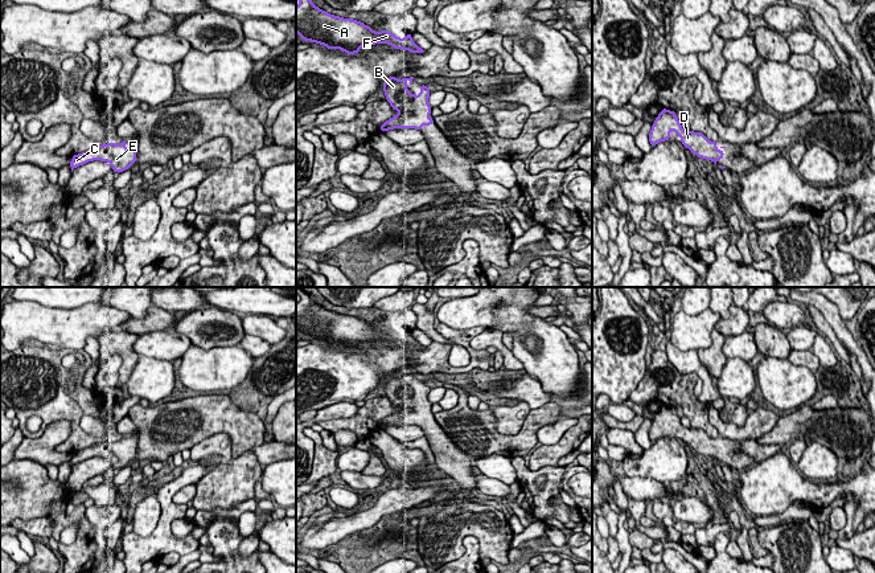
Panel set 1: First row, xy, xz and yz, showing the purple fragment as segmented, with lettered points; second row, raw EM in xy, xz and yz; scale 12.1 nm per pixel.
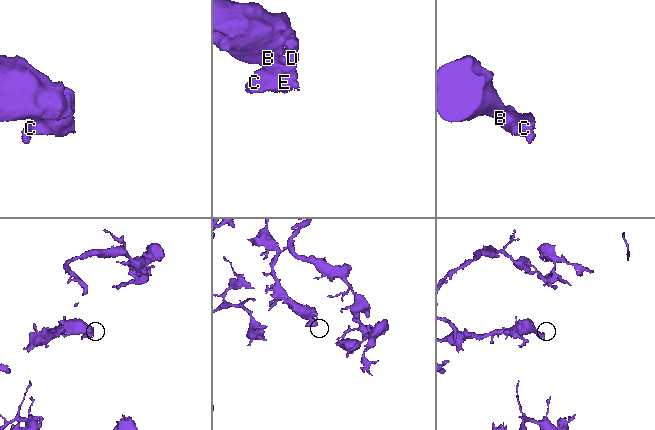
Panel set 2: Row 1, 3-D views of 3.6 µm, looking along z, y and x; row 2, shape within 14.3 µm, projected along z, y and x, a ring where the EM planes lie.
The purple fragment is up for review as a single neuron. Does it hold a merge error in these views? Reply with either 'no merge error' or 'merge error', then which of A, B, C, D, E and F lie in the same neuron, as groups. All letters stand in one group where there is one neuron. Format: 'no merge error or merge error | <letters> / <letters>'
no merge error | A B C D E F

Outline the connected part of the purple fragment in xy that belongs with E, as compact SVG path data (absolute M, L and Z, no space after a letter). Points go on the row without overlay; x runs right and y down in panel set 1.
M126 437L119 441L107 439L103 442L98 442L90 447L74 451L69 462L73 468L73 466L79 462L83 462L93 457L100 457L100 458L108 458L114 464L112 466L114 470L115 468L120 470L132 463L136 458L137 443L131 443L130 447L127 447L126 445L127 445Z

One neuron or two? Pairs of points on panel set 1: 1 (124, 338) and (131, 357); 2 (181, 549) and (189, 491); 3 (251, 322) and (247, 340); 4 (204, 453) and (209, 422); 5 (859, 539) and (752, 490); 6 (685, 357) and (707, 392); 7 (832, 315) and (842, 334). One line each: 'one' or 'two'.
1: one
2: two
3: two
4: two
5: two
6: one
7: one

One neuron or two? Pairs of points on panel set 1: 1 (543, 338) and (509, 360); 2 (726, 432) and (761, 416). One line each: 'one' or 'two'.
1: two
2: one

